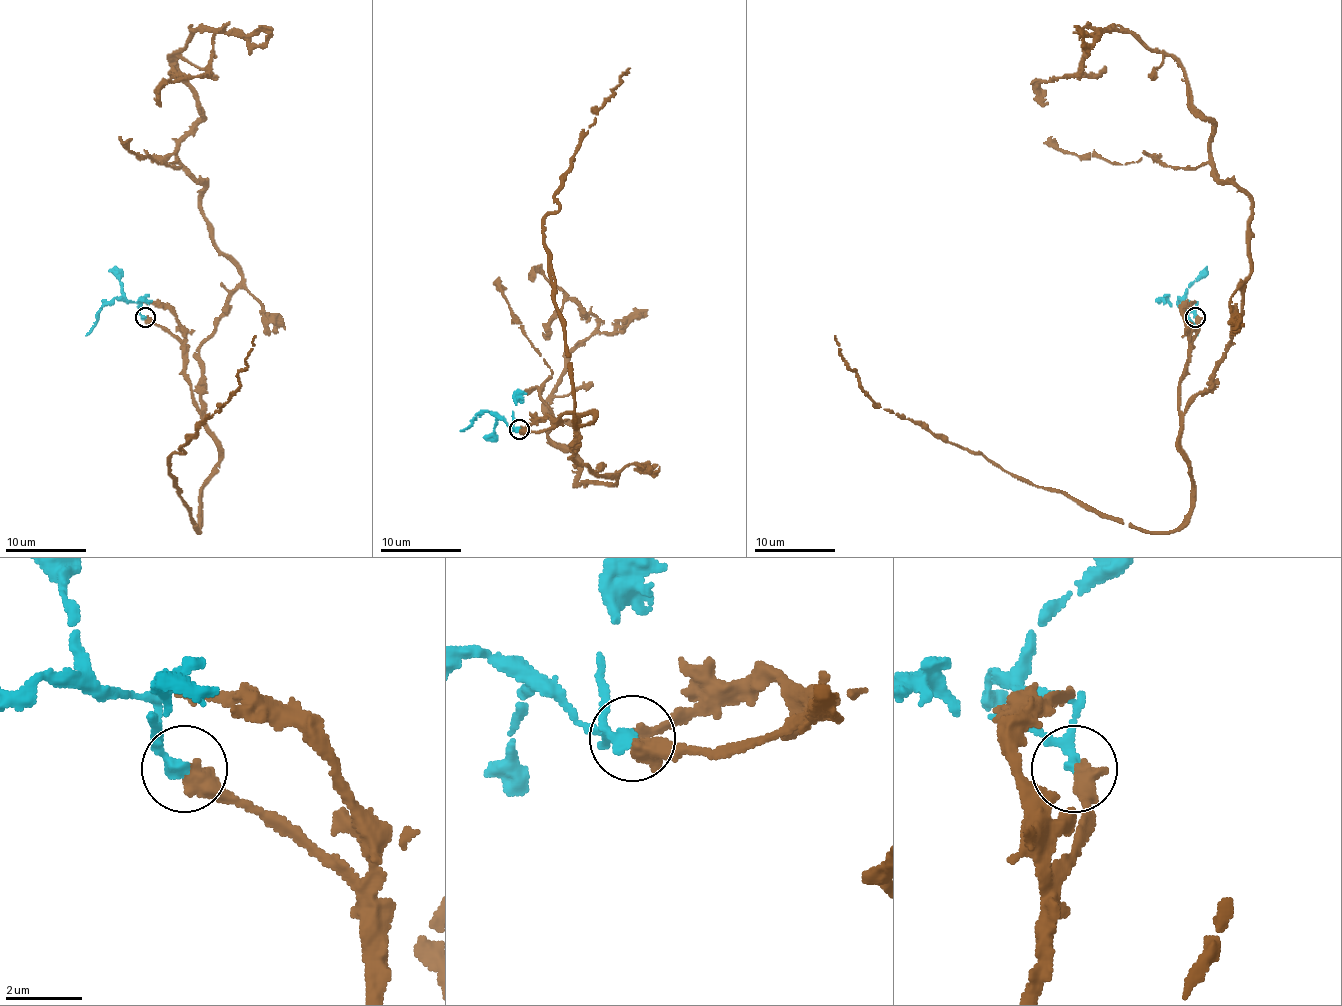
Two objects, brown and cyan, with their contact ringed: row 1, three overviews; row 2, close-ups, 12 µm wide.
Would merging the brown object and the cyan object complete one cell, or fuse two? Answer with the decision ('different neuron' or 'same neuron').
same neuron

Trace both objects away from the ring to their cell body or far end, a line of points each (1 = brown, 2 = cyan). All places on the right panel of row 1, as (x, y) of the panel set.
1: (1195, 318), (1183, 412), (1241, 316), (1251, 215), (1183, 68), (1084, 28), (1048, 104)
2: (1195, 318), (1193, 302), (1181, 298), (1179, 304), (1197, 336)

